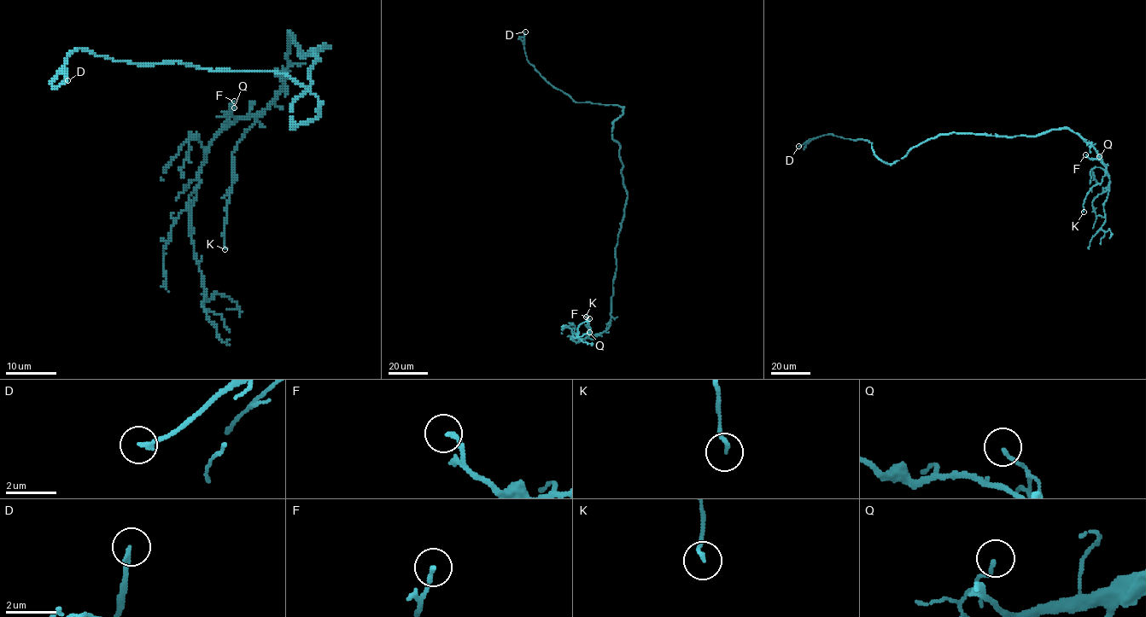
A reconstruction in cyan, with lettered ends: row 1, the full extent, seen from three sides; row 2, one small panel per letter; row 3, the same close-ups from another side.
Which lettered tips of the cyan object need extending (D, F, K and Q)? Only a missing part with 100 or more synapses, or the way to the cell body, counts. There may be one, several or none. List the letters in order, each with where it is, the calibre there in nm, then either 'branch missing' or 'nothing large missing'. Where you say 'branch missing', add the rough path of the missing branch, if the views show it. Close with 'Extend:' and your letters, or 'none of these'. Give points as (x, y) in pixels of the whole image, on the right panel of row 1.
D: place (798, 146); calibre 180 nm; branch missing
F: place (1085, 154); calibre 160 nm; nothing large missing
K: place (1084, 212); calibre 140 nm; nothing large missing
Q: place (1099, 156); calibre 120 nm; nothing large missing
Extend: D

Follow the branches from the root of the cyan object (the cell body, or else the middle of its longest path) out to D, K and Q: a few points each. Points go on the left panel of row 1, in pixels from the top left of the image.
D: (328, 48), (292, 103), (297, 126), (318, 102), (281, 72), (77, 49), (67, 80)
K: (328, 48), (303, 56), (289, 33), (286, 80), (232, 154), (236, 177), (226, 206), (225, 249)
Q: (328, 48), (303, 56), (289, 33), (289, 70), (276, 98), (264, 109), (230, 122), (227, 114), (234, 107)

